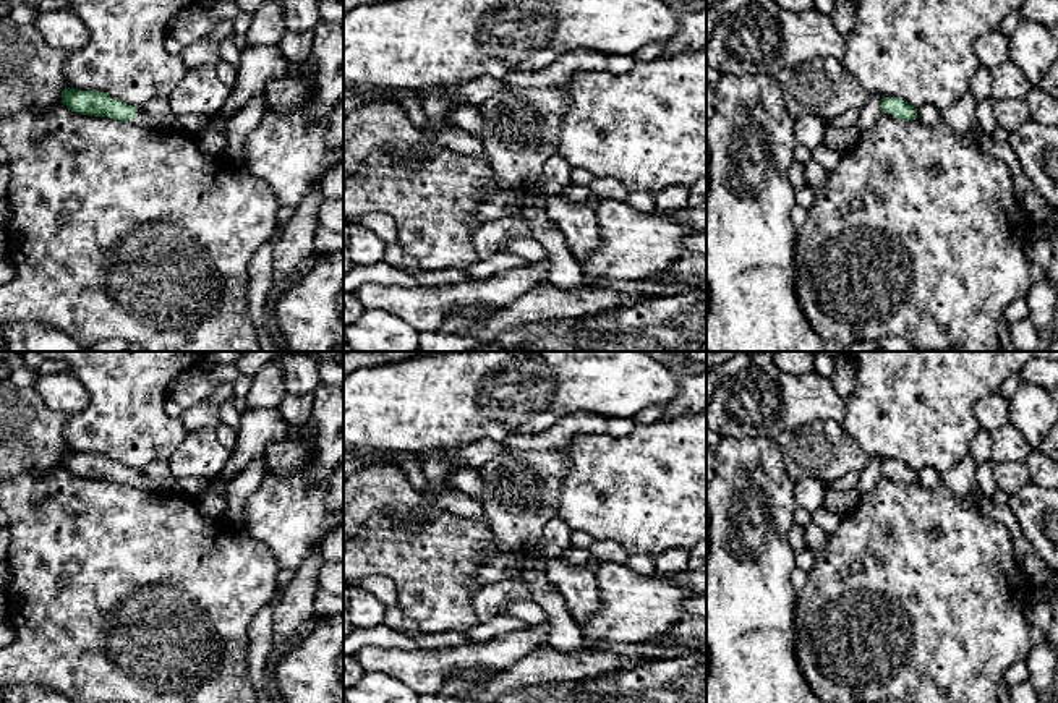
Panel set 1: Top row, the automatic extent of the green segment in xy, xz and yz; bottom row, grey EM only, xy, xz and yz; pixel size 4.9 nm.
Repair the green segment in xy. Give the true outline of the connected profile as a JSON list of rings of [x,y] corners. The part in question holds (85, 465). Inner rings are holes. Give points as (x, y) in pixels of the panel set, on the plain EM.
[[[68,450],[62,454],[62,467],[79,478],[107,479],[133,484],[143,491],[159,488],[156,481],[141,471],[120,465],[105,455]]]

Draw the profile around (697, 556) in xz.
[[[706,539],[689,549],[687,569],[706,570]]]

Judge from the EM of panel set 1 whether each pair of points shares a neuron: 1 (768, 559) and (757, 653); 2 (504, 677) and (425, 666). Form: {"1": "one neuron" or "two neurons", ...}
{"1": "one neuron", "2": "two neurons"}

